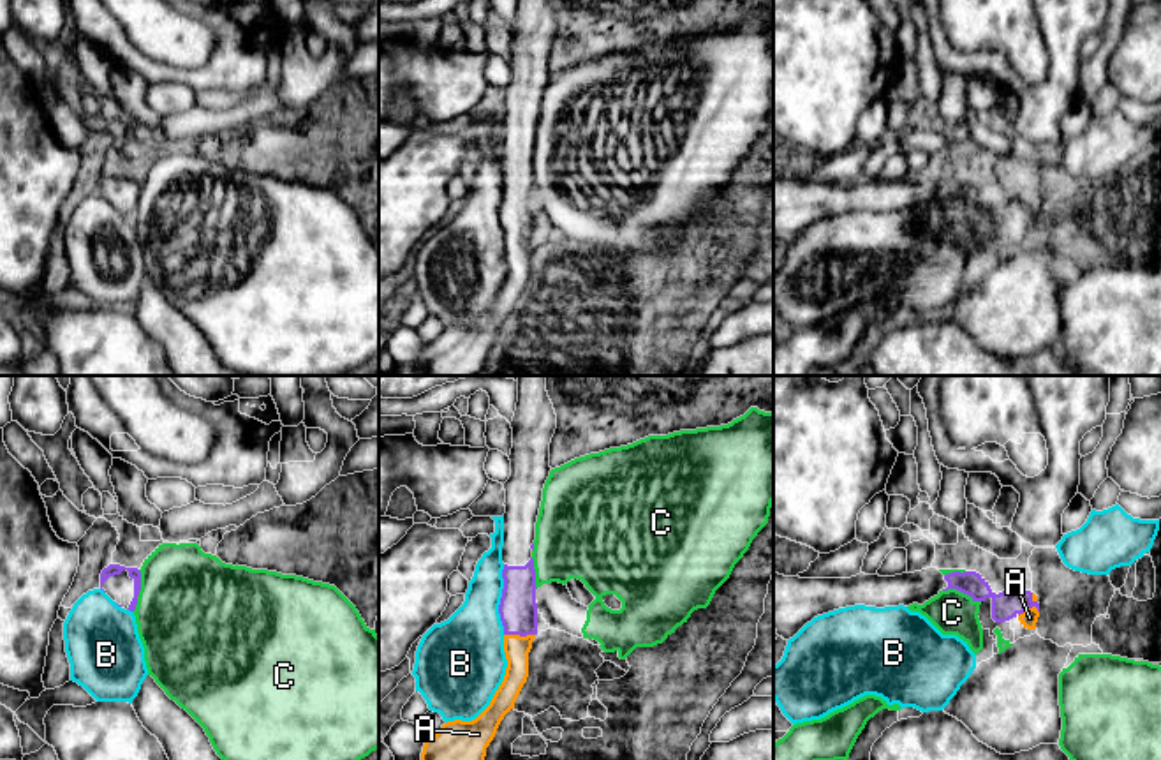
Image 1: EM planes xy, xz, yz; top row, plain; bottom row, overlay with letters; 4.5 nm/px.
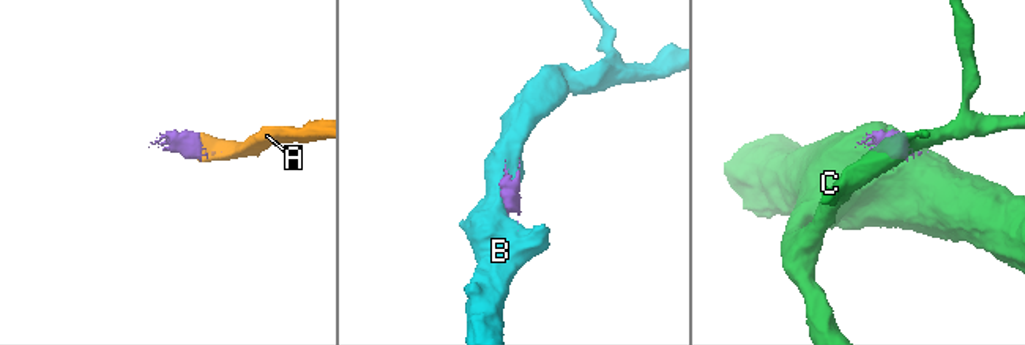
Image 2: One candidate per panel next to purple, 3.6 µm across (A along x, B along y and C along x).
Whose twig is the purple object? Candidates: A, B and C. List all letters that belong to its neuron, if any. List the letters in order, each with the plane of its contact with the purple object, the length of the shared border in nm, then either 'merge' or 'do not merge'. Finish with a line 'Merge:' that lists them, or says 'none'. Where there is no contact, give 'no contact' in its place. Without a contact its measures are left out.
A: xz | 140 nm | merge
B: xz | 320 nm | do not merge
C: xy | 190 nm | do not merge
Merge: A

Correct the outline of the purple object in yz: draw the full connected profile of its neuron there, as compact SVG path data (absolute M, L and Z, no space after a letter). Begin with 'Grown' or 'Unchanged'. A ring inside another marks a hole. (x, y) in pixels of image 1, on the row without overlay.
Grown. M937 173L895 182L860 178L851 183L800 183L773 178L773 233L779 242L789 245L814 222L839 213L923 210L948 194L957 194L972 206L990 203L995 227L1017 222L1024 233L1036 235L1039 208L1034 197L1009 192L995 199L976 176L943 180Z

